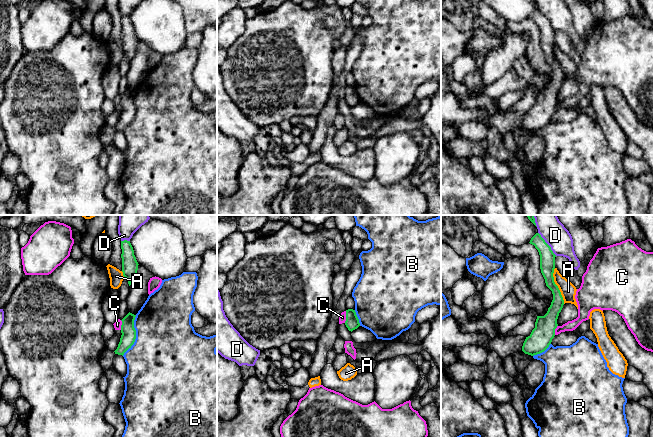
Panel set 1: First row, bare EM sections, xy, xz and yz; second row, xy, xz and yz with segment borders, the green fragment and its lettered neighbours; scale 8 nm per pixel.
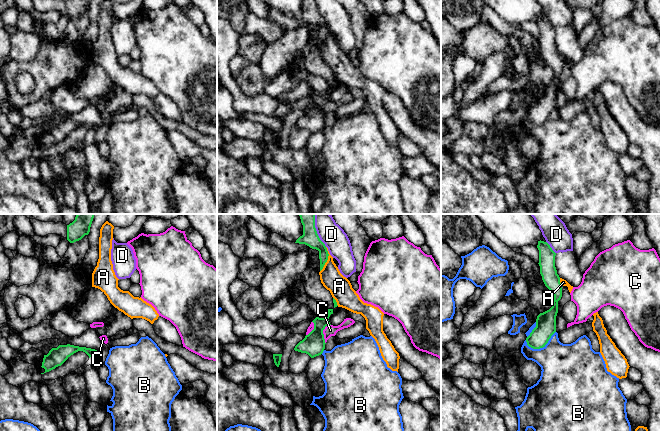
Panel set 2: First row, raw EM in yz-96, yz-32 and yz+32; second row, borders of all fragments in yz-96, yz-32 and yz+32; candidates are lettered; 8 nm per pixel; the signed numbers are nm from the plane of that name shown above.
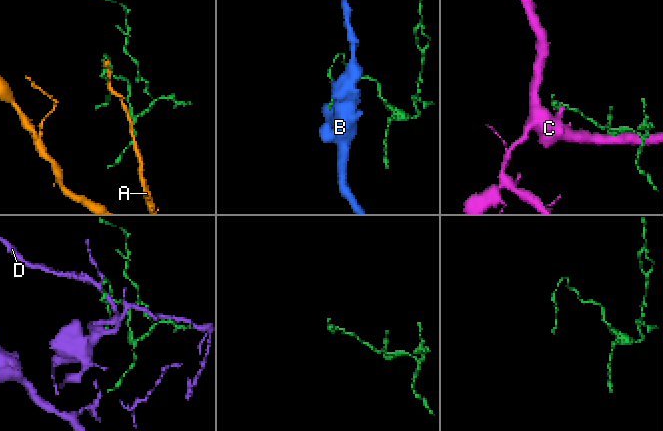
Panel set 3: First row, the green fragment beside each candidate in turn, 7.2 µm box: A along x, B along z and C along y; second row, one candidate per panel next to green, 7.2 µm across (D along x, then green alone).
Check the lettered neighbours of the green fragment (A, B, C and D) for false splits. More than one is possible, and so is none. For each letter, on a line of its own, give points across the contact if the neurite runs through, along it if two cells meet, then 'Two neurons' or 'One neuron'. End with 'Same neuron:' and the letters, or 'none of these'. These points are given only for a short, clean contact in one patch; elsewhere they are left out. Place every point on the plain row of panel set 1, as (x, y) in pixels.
A: Boundary: yz (554, 44), (553, 57), (564, 79). Two neurons
B: Boundary: xy (136, 91), (134, 96), (135, 117), (122, 131). Two neurons
C: Two neurons
D: Two neurons
Same neuron: none of these

